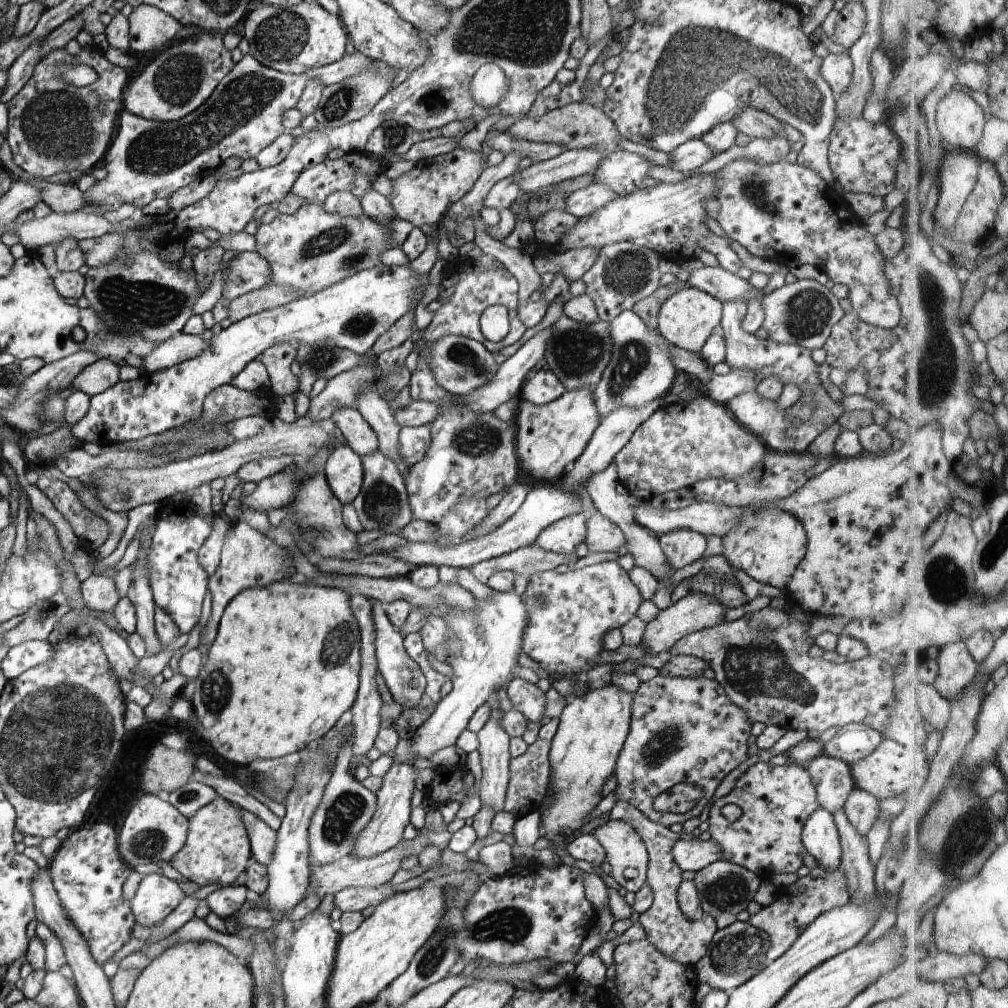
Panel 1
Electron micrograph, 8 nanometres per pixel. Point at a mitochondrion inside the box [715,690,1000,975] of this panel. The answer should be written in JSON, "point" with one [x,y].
{"point":[969,834]}

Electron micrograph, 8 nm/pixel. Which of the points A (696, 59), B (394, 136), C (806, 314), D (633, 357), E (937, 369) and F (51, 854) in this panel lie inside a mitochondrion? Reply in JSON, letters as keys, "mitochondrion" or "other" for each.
{"A":"mitochondrion","B":"mitochondrion","C":"mitochondrion","D":"mitochondrion","E":"mitochondrion","F":"other"}

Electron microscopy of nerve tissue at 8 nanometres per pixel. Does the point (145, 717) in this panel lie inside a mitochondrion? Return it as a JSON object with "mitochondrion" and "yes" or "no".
{"mitochondrion":"no"}

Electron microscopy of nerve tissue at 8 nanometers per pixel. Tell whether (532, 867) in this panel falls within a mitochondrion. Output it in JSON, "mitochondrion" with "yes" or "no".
{"mitochondrion":"no"}

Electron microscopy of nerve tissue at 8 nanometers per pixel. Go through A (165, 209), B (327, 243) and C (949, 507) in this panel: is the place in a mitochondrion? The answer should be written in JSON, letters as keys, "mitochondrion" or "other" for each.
{"A":"other","B":"mitochondrion","C":"other"}

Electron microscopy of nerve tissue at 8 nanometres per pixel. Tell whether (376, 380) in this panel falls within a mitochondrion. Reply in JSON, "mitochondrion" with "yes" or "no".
{"mitochondrion":"no"}

